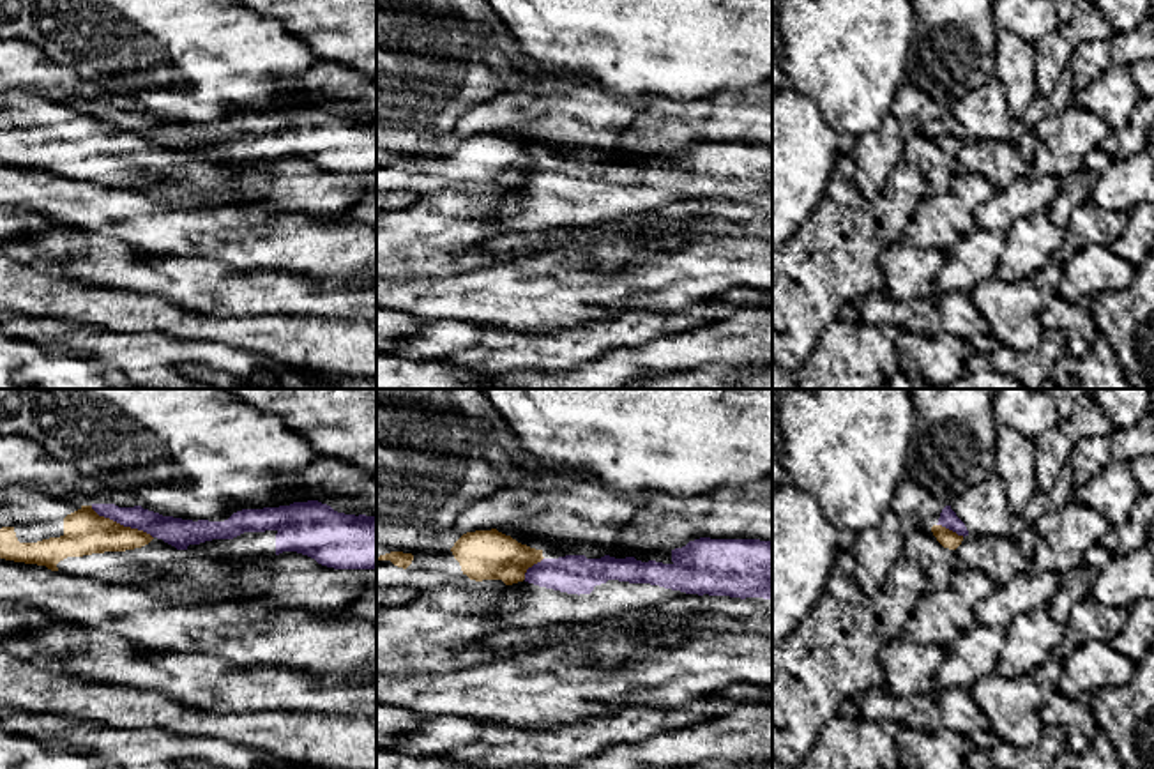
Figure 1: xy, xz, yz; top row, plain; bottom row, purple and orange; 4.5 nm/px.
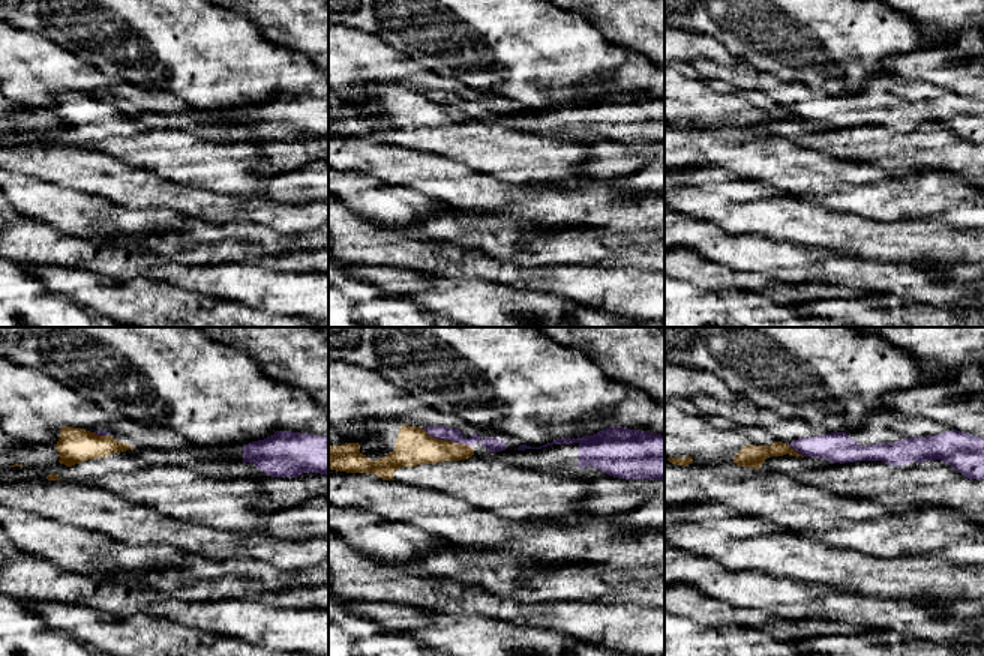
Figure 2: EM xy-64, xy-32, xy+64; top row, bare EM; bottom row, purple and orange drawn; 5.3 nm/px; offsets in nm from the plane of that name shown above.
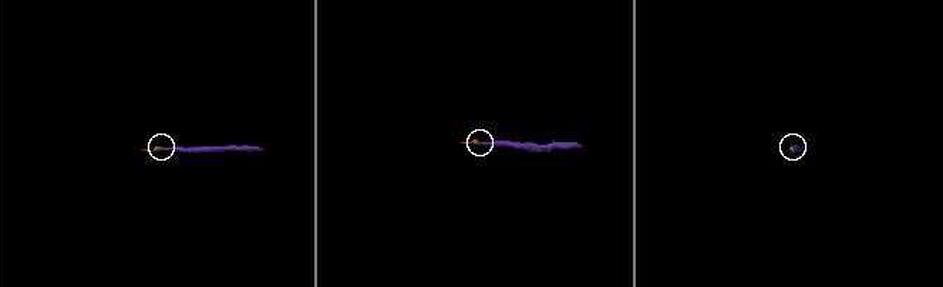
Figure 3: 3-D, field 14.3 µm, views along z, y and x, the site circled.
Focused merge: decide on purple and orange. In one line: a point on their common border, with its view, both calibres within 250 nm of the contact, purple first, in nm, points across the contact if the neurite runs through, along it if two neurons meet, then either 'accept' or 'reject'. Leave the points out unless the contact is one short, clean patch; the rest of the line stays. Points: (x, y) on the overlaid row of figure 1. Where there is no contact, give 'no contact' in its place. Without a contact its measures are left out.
contact xy (122, 524); calibres 130 and 200 nm; border xy (91, 506), (99, 515), (142, 529), (152, 538); reject

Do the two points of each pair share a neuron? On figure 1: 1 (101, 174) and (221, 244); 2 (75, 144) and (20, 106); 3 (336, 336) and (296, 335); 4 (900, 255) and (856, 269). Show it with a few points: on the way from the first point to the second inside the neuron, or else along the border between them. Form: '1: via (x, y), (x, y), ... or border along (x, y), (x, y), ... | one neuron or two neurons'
1: border along (83, 179), (124, 188) | two neurons
2: via (73, 126), (60, 114), (37, 110) | one neuron
3: via (326, 336), (306, 336) | one neuron
4: border along (888, 244), (879, 257), (884, 287) | two neurons

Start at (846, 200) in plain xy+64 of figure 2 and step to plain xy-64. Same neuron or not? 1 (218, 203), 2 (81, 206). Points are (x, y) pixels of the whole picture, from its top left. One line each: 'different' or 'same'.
1: same
2: different

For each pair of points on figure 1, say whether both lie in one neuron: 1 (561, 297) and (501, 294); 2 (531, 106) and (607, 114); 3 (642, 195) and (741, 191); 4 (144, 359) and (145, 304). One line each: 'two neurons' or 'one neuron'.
1: one neuron
2: one neuron
3: one neuron
4: two neurons

